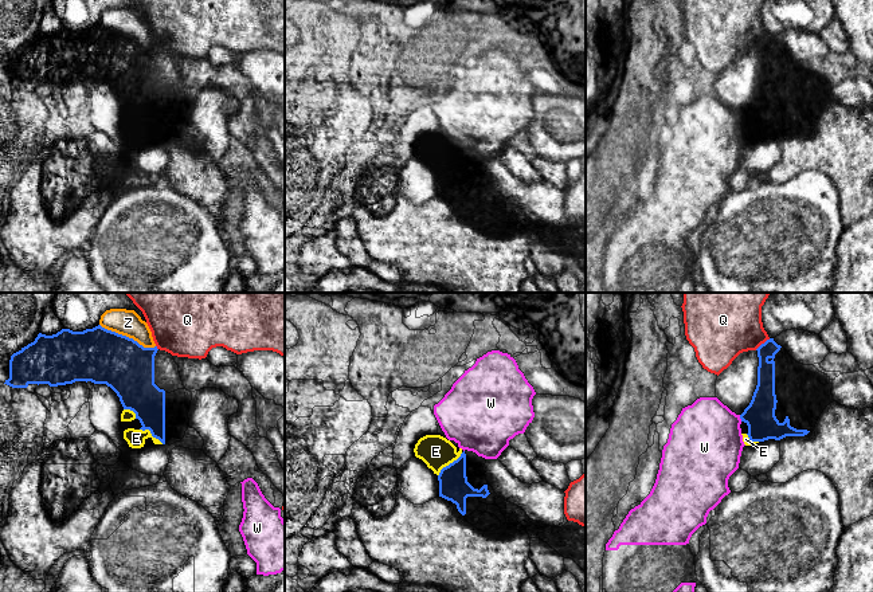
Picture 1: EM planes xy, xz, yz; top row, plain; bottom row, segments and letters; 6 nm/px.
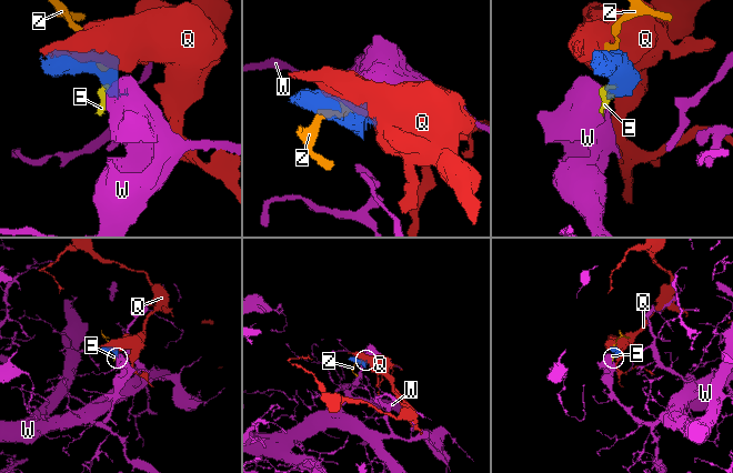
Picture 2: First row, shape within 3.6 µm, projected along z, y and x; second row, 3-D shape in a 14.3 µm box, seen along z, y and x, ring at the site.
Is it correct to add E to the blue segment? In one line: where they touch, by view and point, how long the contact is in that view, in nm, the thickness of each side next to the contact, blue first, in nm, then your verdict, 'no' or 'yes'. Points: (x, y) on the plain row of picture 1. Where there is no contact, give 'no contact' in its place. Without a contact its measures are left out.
meets blue in xz at (450, 163); contact 200 nm long; 180 nm thick on the blue side, 190 nm on the other; yes

